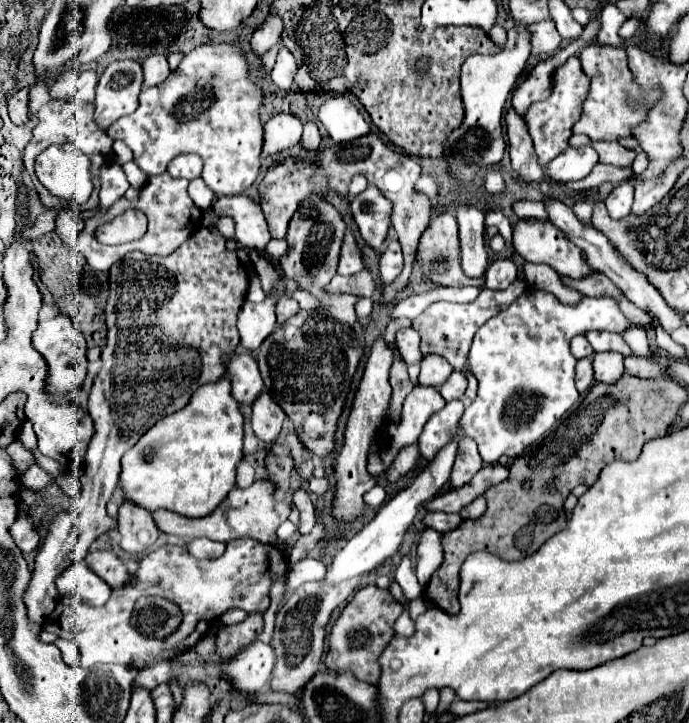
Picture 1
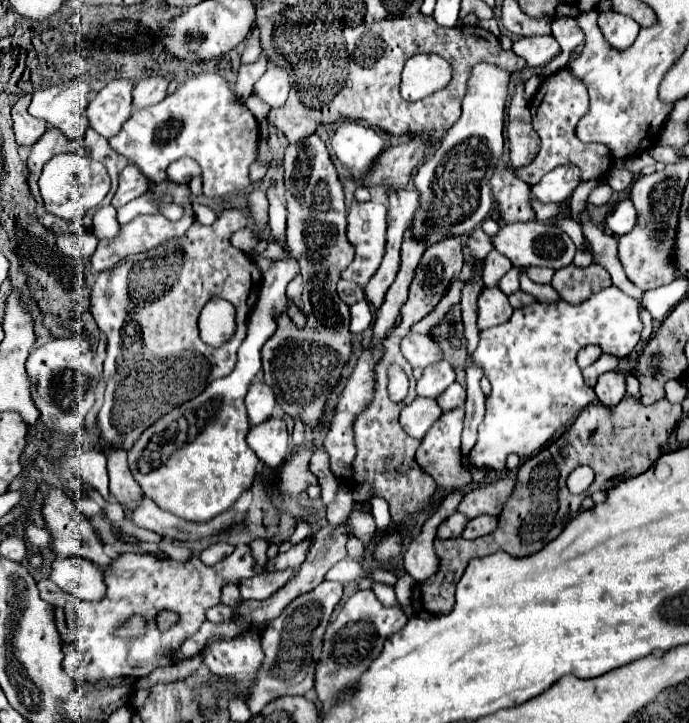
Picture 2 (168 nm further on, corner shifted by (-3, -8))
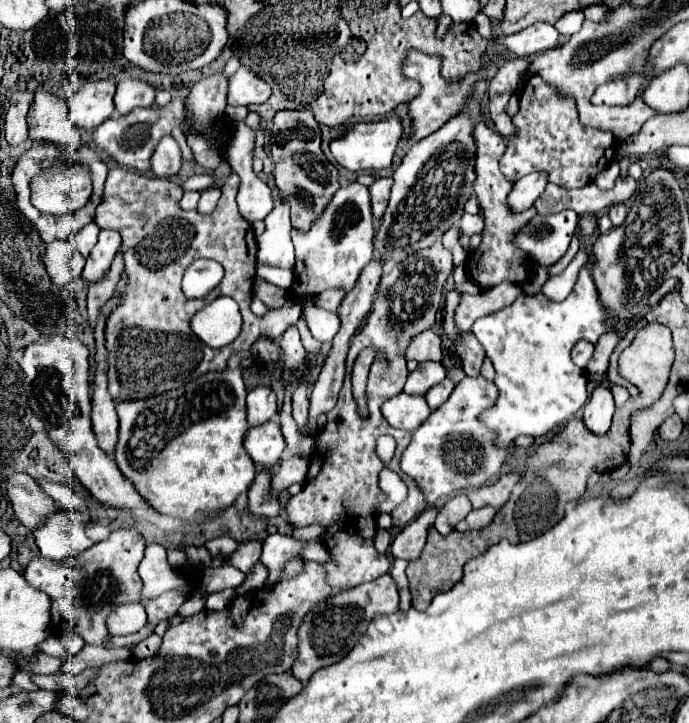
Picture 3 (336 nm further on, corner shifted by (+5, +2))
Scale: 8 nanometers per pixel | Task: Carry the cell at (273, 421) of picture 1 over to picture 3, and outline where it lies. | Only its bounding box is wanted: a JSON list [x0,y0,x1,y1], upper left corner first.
[244,421,286,467]

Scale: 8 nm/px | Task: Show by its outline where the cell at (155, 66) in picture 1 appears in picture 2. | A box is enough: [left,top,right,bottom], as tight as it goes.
[134,77,168,109]

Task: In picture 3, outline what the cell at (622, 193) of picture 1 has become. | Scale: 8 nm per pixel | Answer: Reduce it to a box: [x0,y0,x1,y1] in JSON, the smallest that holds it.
[610,203,628,227]

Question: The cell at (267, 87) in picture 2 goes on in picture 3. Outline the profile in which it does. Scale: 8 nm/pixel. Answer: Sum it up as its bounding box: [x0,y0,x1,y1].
[228,67,270,107]

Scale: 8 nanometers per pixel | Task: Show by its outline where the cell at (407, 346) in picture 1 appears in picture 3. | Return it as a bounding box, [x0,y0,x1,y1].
[406,331,442,363]

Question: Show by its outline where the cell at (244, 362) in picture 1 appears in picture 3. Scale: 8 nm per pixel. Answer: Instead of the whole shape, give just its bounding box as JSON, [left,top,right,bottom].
[248,387,278,427]

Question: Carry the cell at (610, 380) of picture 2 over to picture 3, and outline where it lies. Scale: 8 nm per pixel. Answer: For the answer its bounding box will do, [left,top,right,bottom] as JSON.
[582,385,614,435]

